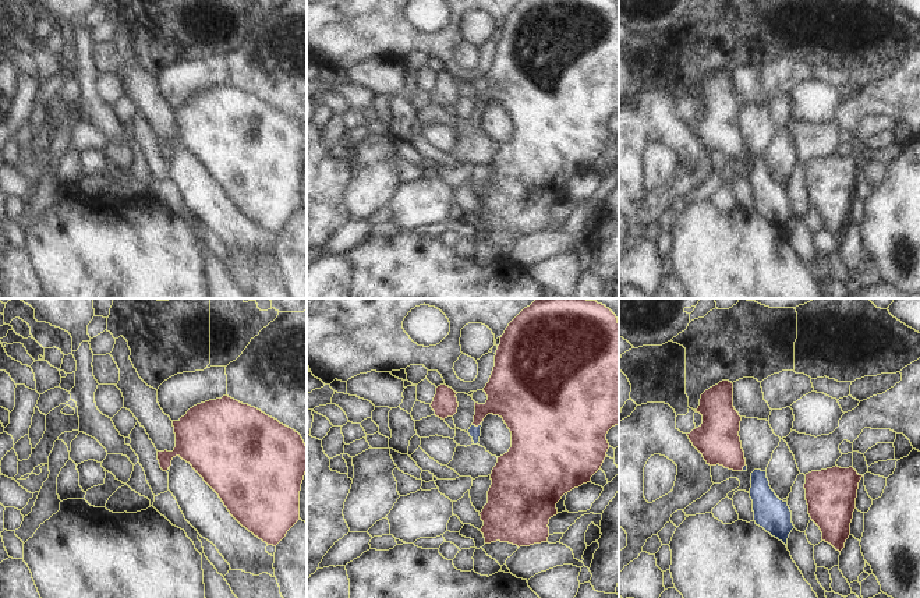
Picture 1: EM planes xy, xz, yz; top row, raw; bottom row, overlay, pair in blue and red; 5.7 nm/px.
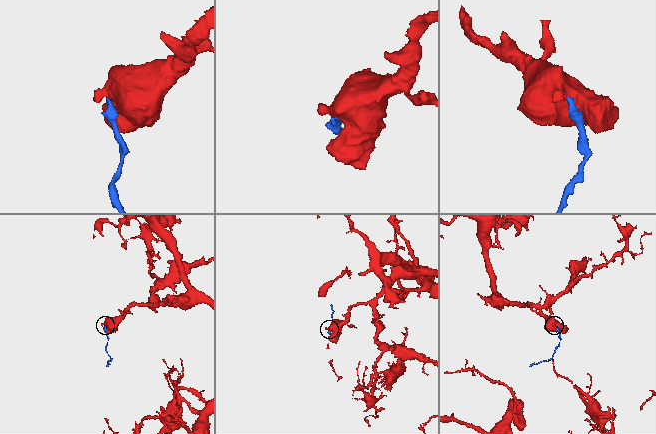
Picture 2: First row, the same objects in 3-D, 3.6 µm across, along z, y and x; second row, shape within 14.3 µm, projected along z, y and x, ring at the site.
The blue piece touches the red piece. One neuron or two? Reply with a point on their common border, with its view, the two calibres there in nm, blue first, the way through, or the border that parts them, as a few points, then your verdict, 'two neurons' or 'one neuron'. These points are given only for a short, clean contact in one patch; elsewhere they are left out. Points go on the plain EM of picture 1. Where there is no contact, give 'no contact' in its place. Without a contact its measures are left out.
meets blue in xz at (478, 113); 70 nm thick on the blue side, 260 nm on the other; runs through xz (474, 119), (478, 113), (487, 96), (510, 84); one neuron

